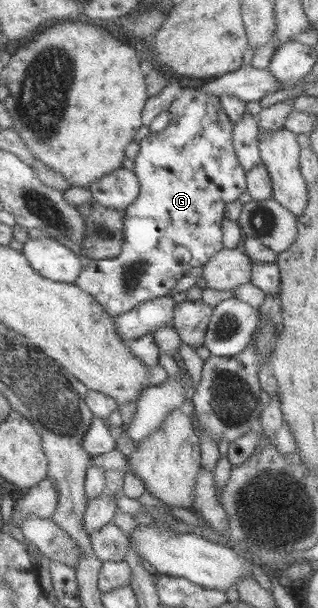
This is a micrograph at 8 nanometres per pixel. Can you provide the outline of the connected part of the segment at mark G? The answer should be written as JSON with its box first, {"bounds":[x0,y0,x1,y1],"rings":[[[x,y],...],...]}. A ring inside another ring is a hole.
{"bounds":[73,85,246,318],"rings":[[[200,85],[193,87],[184,87],[181,93],[170,102],[170,107],[167,109],[170,121],[162,131],[153,133],[149,132],[148,135],[138,139],[139,149],[133,160],[132,172],[136,175],[139,182],[139,193],[137,197],[123,210],[125,212],[123,218],[123,240],[120,252],[117,257],[105,258],[100,260],[92,260],[86,264],[85,269],[81,270],[80,276],[73,283],[81,287],[88,294],[93,295],[97,302],[101,304],[106,312],[113,318],[118,317],[120,314],[128,312],[132,307],[142,304],[142,302],[150,301],[156,297],[163,297],[172,290],[177,280],[192,267],[202,267],[206,264],[213,254],[216,254],[223,248],[221,241],[221,220],[224,219],[224,206],[226,202],[236,200],[246,188],[245,172],[238,164],[237,156],[235,155],[232,146],[231,132],[233,124],[230,119],[226,117],[226,113],[220,105],[219,97],[212,96],[209,92],[201,90]]]}

